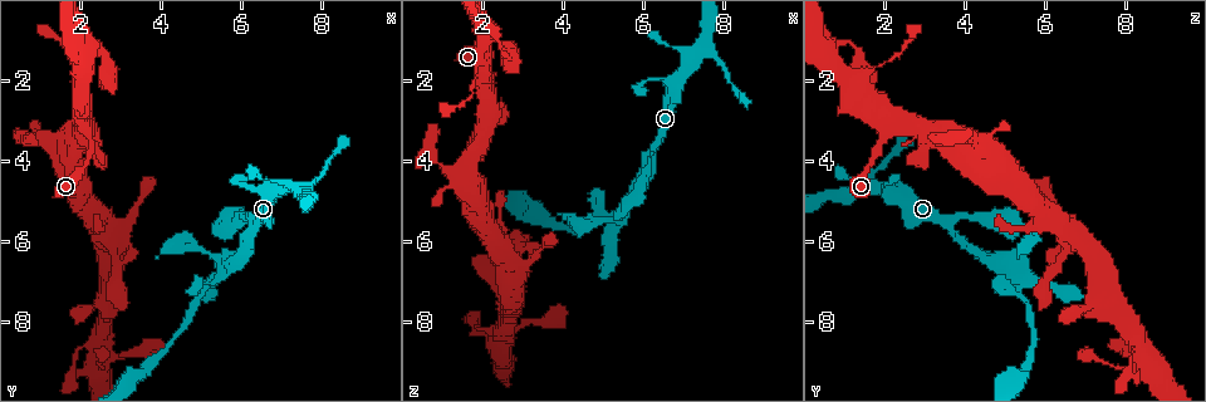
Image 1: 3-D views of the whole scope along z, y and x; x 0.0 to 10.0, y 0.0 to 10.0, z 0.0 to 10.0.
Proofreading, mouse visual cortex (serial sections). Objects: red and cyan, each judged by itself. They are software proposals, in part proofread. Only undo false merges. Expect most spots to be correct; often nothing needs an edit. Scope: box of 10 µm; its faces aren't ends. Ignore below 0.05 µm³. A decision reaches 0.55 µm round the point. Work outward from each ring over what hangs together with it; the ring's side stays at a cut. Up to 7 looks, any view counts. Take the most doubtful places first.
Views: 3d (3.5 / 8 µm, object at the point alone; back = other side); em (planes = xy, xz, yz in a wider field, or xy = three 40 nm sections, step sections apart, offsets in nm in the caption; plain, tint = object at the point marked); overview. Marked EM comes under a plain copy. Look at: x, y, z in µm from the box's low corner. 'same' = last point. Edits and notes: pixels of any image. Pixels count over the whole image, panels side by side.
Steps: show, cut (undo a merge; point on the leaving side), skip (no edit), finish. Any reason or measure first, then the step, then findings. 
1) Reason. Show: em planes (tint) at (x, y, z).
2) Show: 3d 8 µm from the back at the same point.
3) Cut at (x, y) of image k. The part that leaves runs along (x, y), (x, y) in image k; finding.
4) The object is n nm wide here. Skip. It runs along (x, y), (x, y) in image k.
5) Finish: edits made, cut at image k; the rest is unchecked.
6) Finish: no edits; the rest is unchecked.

Arms part here. Show: 3d 3.5 µm at (5.55, 6.65, 5.25).

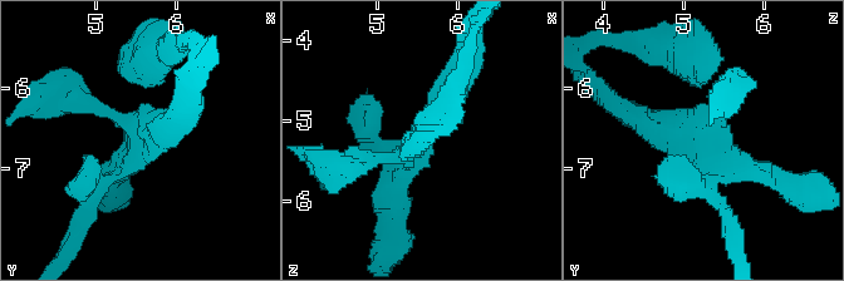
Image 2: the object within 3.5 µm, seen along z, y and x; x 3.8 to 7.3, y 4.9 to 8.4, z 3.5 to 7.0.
4 arms meet here; the arms are 150, 200, 250, 350 nm wide; now the EM. Show: em xy step 3 (tint) at (5.50, 6.65, 5.30).

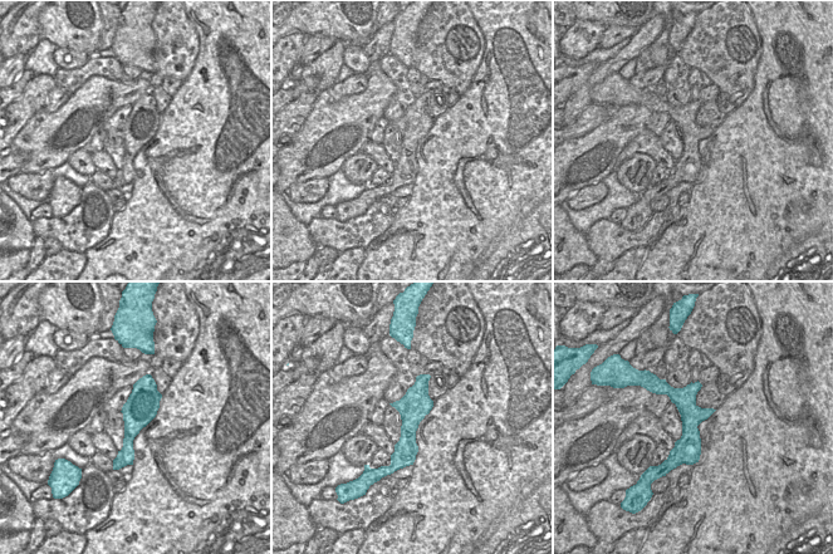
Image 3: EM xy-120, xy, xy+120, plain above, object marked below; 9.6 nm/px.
Skip. It runs along (182, 117), (143, 132), (93, 202) in image 2; all the same cell.

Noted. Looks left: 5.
Abrupt turn. Show: 3d 3.5 µm from the back at (2.30, 3.65, 3.05).

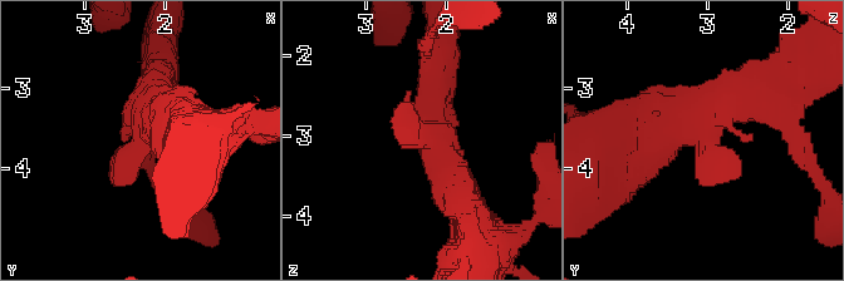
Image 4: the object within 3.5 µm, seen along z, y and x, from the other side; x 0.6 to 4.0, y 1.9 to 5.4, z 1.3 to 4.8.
Need the tissue. Show: em xy step 2 (tint) at (2.25, 3.65, 3.05).

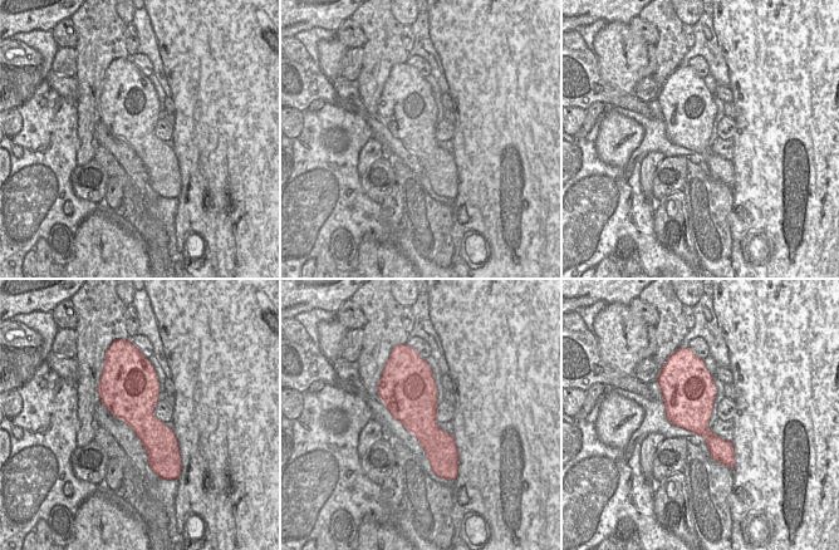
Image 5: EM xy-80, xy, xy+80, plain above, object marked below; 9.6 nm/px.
Skip. One cell here.

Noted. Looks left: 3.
Sudden change in width. Show: 3d 3.5 µm at (1.80, 1.60, 1.95).

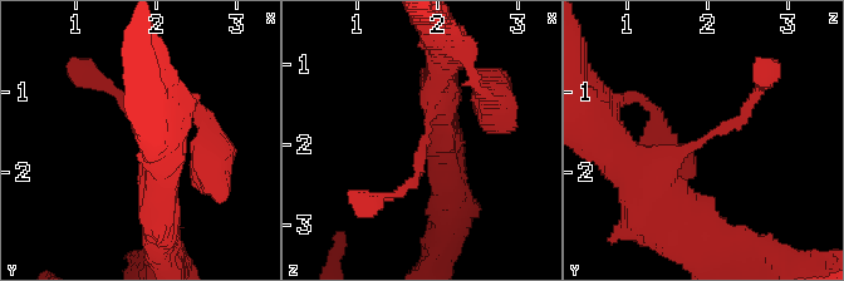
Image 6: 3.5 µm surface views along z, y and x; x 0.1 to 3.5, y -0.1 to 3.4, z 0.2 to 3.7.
Show: em xy step 1 (tint) at (1.85, 1.60, 1.95).

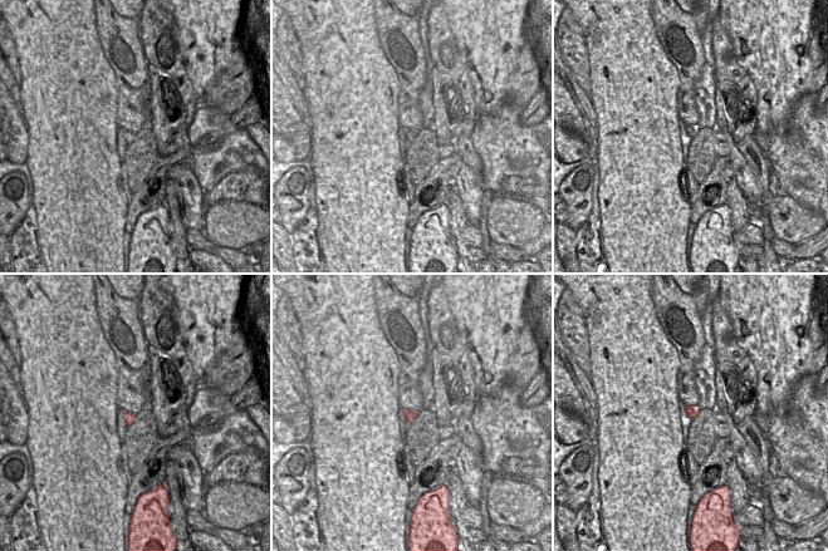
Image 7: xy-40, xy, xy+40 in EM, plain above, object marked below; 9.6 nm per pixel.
Skip. It runs along (160, 198), (145, 137), (113, 90) in image 6; continuous, no second cell.

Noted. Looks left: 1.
Finish: no edits; the rest is unchecked.

